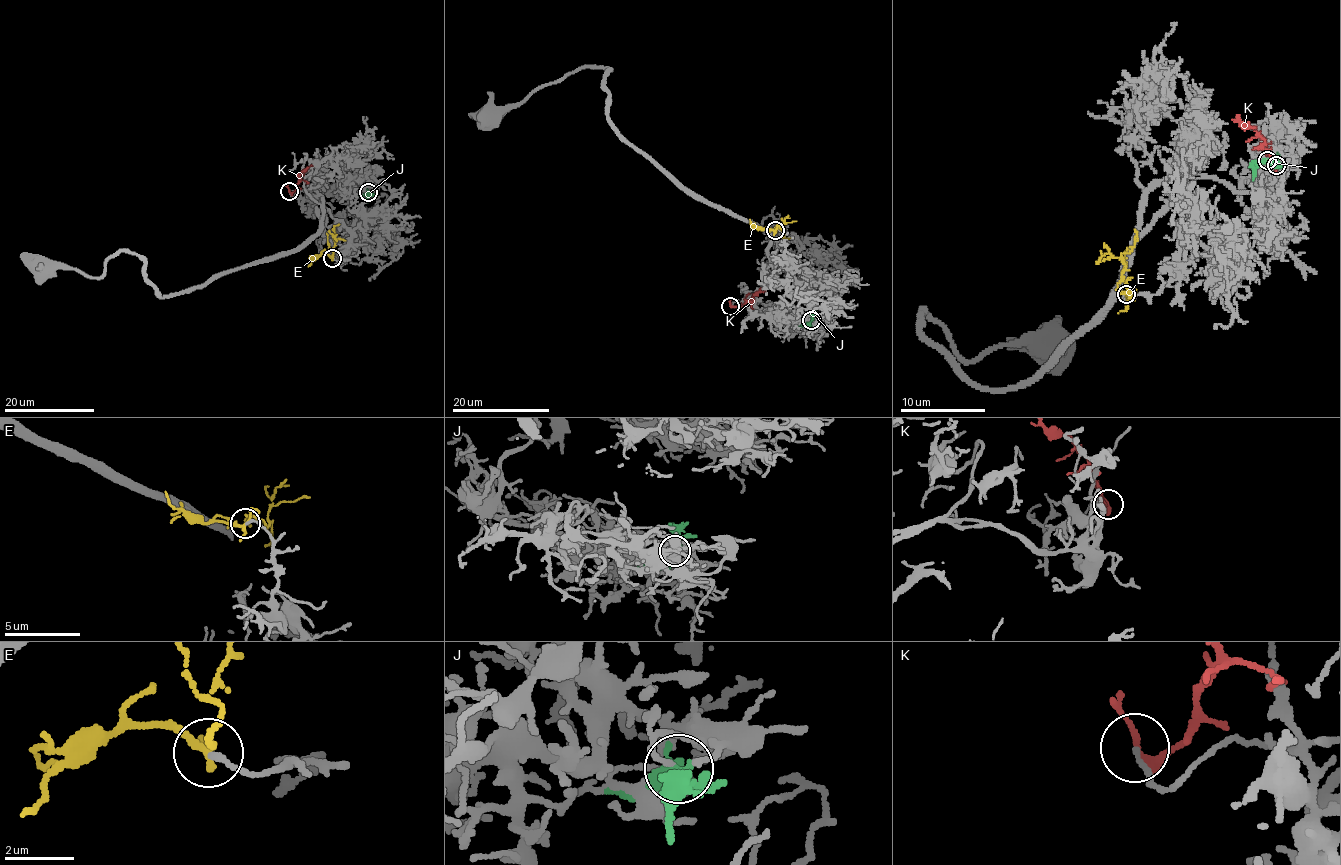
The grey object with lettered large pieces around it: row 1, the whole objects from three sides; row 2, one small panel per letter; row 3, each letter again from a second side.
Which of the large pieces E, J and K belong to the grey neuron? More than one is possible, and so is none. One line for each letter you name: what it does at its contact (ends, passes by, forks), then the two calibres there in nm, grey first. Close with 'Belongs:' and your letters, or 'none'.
Belongs: none

